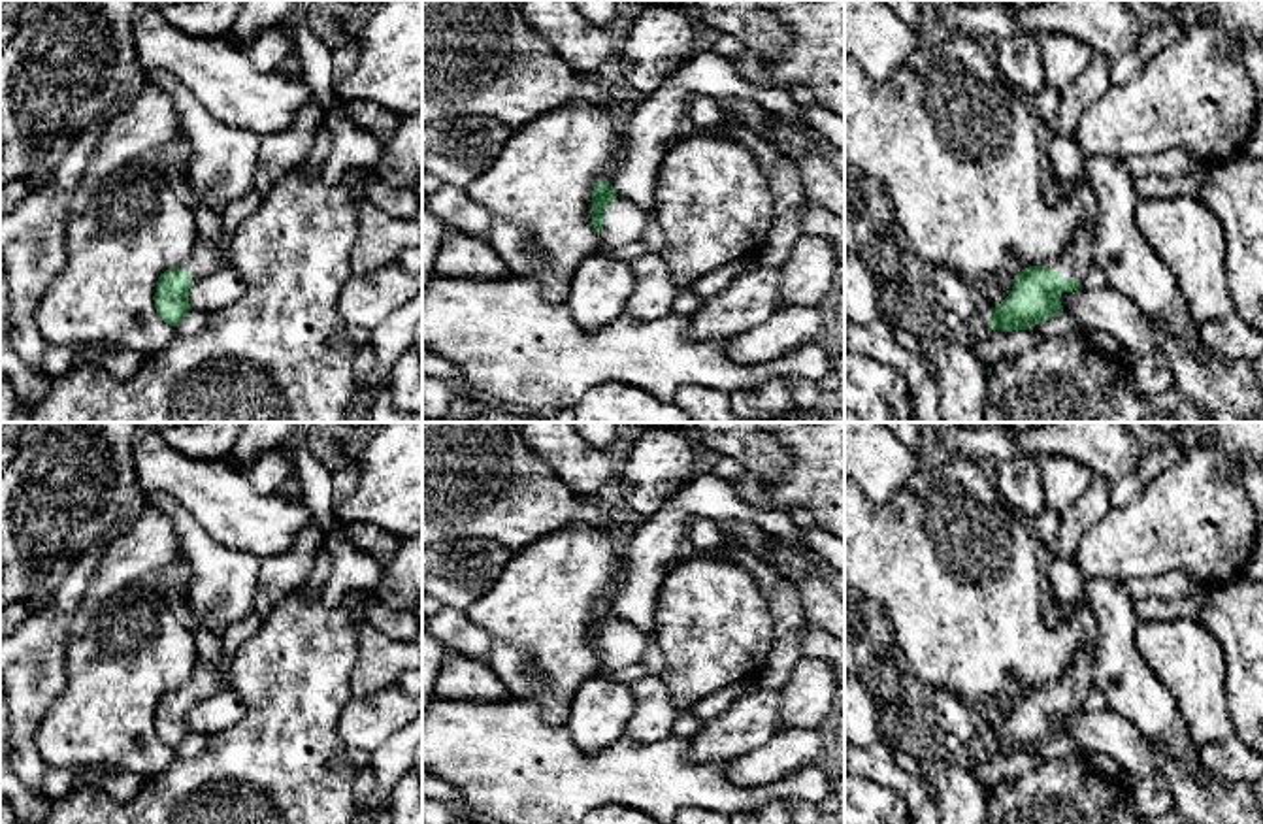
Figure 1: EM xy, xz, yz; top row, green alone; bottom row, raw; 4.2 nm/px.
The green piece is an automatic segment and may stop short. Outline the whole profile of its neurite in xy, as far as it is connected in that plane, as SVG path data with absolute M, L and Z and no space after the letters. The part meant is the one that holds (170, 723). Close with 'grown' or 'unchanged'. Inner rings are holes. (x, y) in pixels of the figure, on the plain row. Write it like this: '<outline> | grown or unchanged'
M198 664L196 673L175 690L166 692L156 703L155 732L164 745L175 749L190 733L189 711L200 700L213 696L222 683L219 669Z | grown

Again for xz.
M598 603L592 613L592 647L605 669L624 669L641 660L647 637L620 620L609 603Z | grown

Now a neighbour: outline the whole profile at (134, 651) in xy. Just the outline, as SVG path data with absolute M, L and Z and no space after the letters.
M139 586L117 590L102 602L87 632L66 651L66 688L43 717L36 745L45 764L83 771L113 764L143 777L160 775L177 754L155 732L158 700L198 669L194 632L158 594Z

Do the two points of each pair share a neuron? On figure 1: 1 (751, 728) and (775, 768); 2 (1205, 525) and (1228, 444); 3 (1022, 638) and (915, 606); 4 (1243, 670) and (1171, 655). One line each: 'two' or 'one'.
1: two
2: one
3: one
4: two

